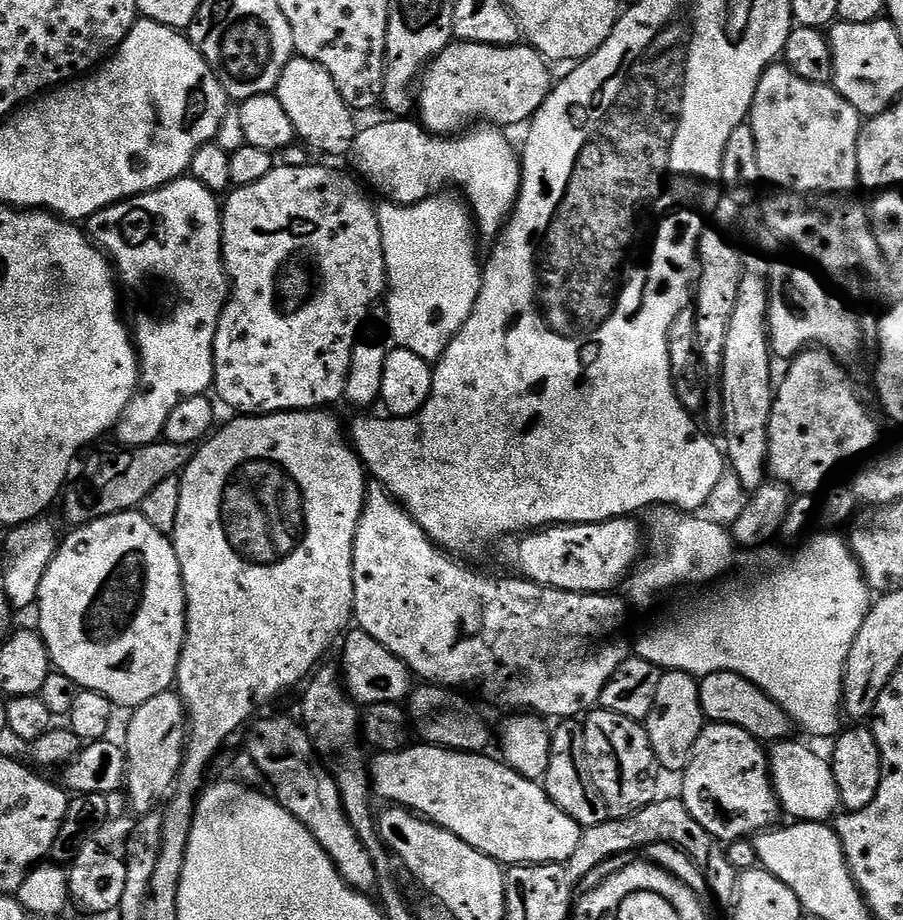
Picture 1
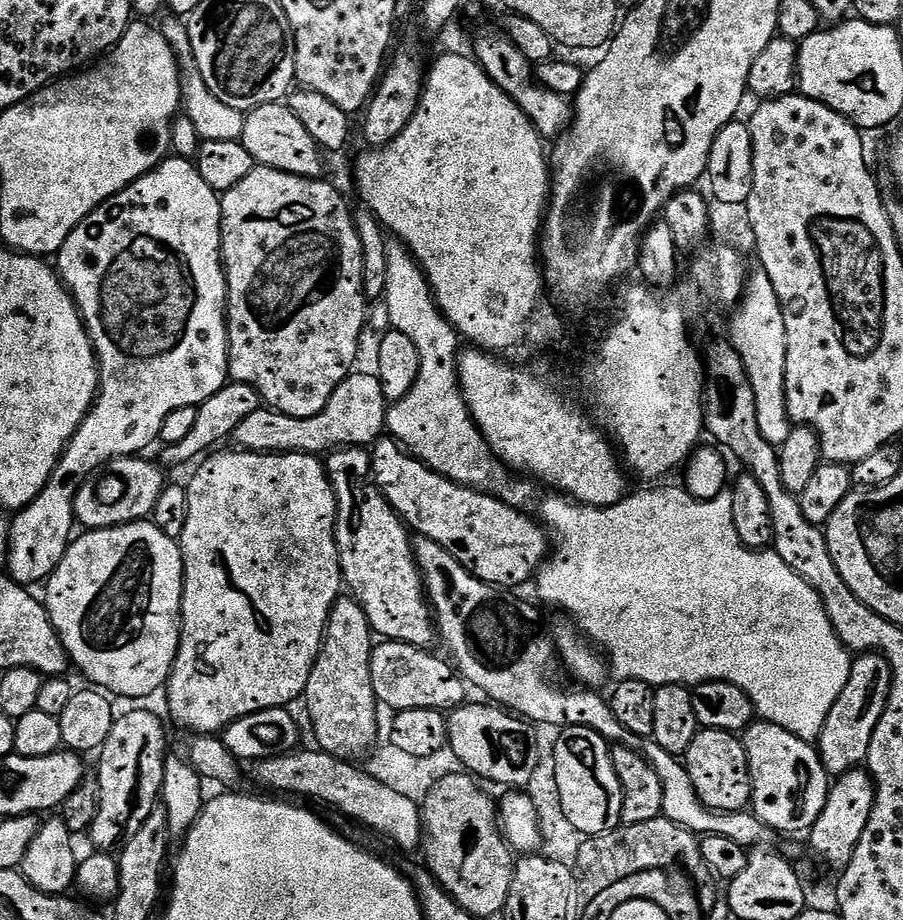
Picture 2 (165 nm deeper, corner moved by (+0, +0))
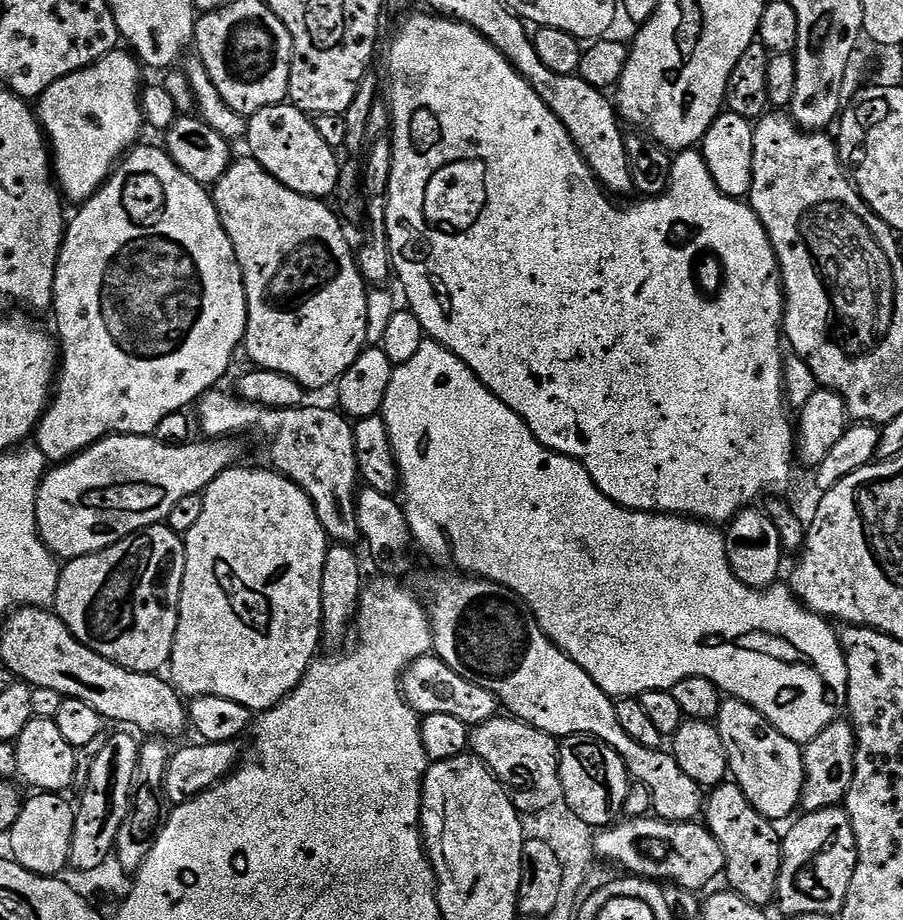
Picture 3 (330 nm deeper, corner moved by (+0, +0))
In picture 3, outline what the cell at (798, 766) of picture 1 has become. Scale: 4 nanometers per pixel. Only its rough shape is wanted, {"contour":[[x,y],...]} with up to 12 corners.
{"contour":[[725,699],[731,779],[773,822],[800,808],[801,745]]}

